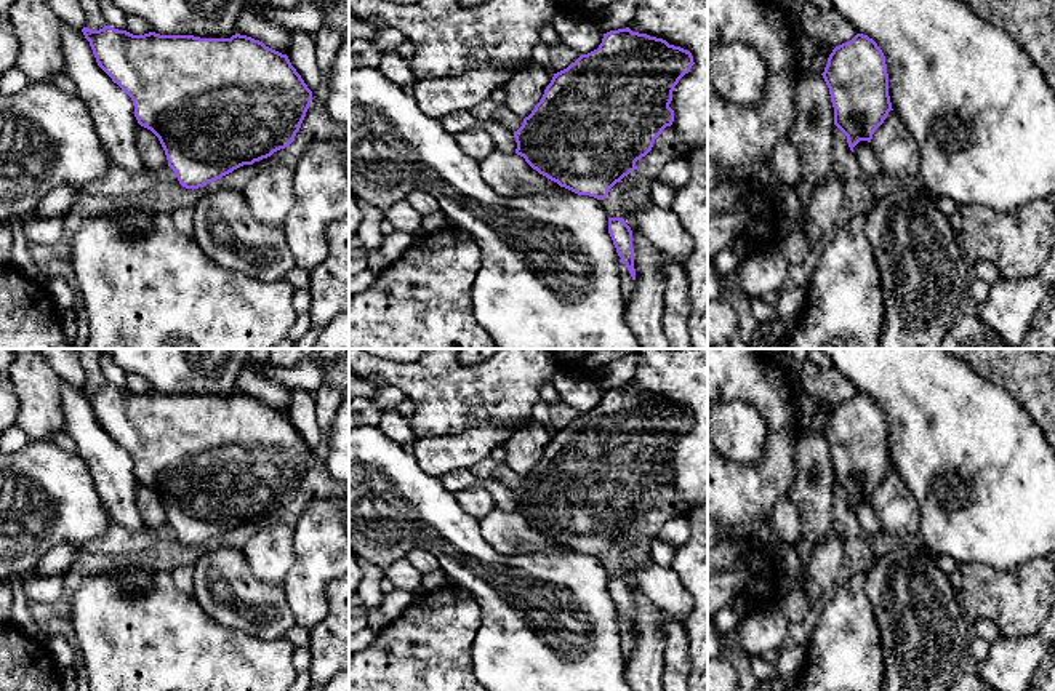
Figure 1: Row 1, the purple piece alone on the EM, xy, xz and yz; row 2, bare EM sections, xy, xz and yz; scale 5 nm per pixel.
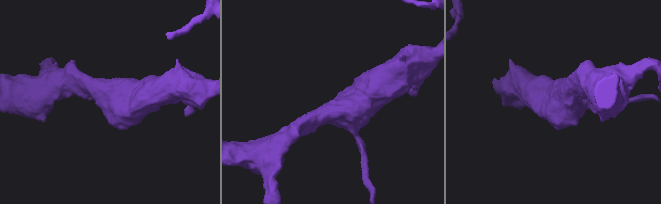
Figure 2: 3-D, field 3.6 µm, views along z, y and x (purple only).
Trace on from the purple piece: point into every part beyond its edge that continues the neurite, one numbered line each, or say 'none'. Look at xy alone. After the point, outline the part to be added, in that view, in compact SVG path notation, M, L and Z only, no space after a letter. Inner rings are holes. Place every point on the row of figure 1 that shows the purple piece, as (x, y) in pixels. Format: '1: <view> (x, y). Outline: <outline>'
1: xy (148, 144). Outline: M136 125L136 149L149 173L166 168L168 160L158 138L147 128Z

